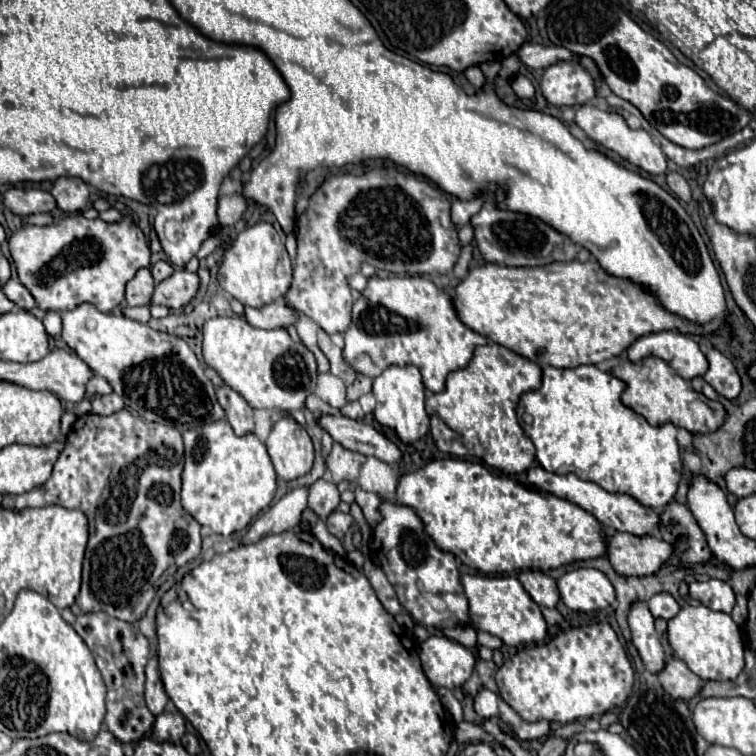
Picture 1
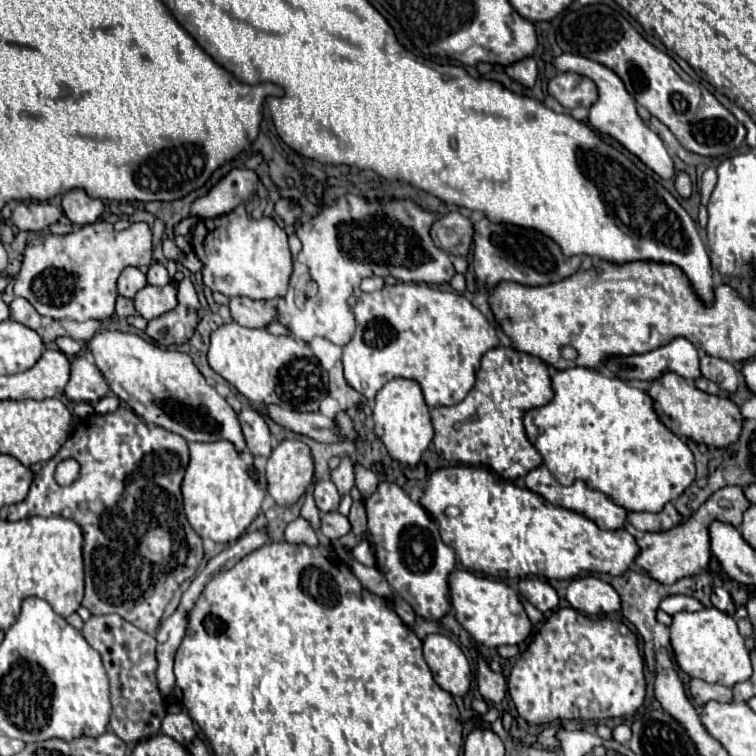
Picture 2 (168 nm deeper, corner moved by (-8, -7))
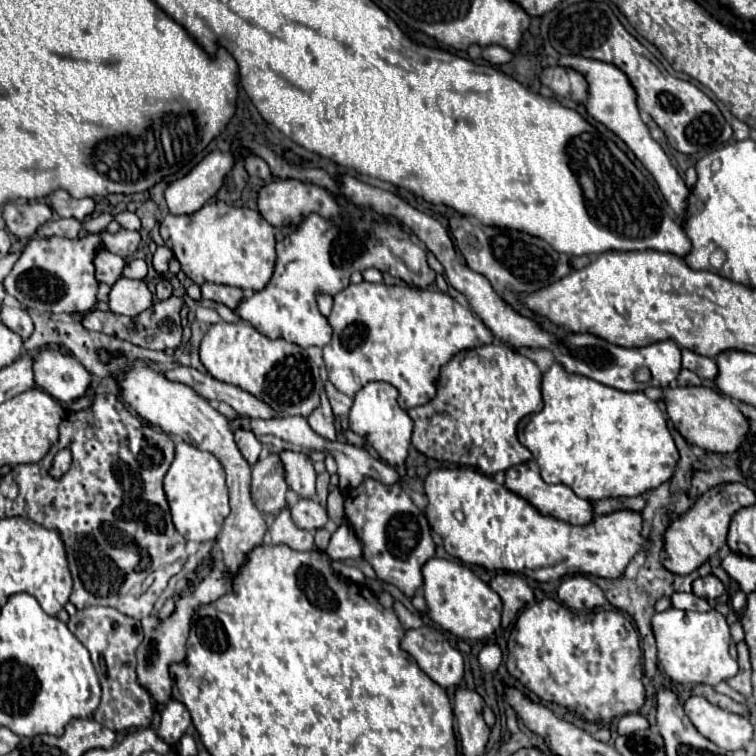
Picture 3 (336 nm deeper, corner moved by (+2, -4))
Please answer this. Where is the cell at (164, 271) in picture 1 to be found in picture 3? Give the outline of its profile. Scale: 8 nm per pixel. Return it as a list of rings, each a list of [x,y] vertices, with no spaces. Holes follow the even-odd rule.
[[[130,260],[124,266],[122,276],[124,278],[134,278],[134,280],[144,280],[146,278],[146,272],[148,272],[148,264],[144,260]]]

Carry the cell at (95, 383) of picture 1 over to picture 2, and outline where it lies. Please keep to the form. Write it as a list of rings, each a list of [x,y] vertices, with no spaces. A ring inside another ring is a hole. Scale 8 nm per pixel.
[[[84,355],[76,357],[72,361],[72,375],[66,385],[66,397],[74,403],[78,401],[96,403],[102,397],[106,397],[106,393],[108,393],[108,385],[102,373],[98,371],[98,367]]]

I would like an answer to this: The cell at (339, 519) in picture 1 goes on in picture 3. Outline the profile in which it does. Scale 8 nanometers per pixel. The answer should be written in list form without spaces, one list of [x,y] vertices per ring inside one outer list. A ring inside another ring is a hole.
[[[300,498],[292,508],[292,520],[298,528],[304,528],[304,530],[318,530],[318,528],[324,528],[326,520],[328,520],[328,514],[326,510],[312,498]]]

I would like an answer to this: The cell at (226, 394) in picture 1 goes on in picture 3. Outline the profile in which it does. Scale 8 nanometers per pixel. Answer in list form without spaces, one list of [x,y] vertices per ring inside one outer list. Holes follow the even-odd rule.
[[[234,430],[234,438],[236,438],[236,444],[242,452],[242,456],[246,458],[246,462],[252,466],[256,464],[258,456],[260,456],[260,450],[262,450],[262,444],[256,440],[256,436],[248,430]]]

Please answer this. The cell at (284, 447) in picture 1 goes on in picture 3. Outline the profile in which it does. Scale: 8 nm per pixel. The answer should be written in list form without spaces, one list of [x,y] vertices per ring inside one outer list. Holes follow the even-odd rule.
[[[268,454],[252,466],[252,500],[264,514],[276,516],[286,506],[288,484],[284,482],[284,468],[278,454]]]

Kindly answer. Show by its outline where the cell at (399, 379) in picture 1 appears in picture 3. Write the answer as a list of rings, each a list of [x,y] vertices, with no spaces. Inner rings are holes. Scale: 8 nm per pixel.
[[[370,382],[362,390],[356,392],[350,414],[348,414],[348,426],[352,432],[364,436],[374,450],[380,454],[384,462],[390,466],[404,464],[410,448],[410,436],[412,436],[412,418],[398,406],[396,402],[398,390],[388,382]]]

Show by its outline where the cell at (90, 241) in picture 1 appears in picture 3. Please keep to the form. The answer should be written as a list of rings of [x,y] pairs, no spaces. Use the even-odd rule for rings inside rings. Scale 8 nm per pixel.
[[[120,230],[118,234],[90,234],[84,240],[68,240],[68,238],[32,238],[18,262],[14,264],[12,272],[4,278],[4,288],[10,296],[14,296],[24,308],[40,310],[40,312],[68,312],[68,314],[86,314],[96,304],[98,282],[94,278],[94,250],[104,242],[104,246],[118,254],[120,258],[130,258],[138,244],[140,234],[130,230]]]

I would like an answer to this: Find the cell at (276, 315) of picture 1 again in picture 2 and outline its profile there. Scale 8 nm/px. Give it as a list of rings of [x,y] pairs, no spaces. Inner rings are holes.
[[[248,297],[230,299],[230,313],[236,323],[244,327],[268,327],[278,321],[278,311],[272,301],[254,301]]]

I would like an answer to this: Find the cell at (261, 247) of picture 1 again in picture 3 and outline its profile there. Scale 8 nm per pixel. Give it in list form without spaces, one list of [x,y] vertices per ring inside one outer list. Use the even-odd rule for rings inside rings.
[[[220,200],[208,202],[188,216],[166,214],[160,222],[160,236],[174,252],[184,274],[198,286],[214,282],[258,292],[272,278],[276,262],[274,228],[258,210],[228,206]]]

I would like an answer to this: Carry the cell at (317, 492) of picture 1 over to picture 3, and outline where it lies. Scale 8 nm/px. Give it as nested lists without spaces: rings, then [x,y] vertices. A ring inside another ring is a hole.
[[[282,450],[278,452],[280,462],[284,466],[284,480],[300,498],[316,496],[316,472],[308,454]]]

